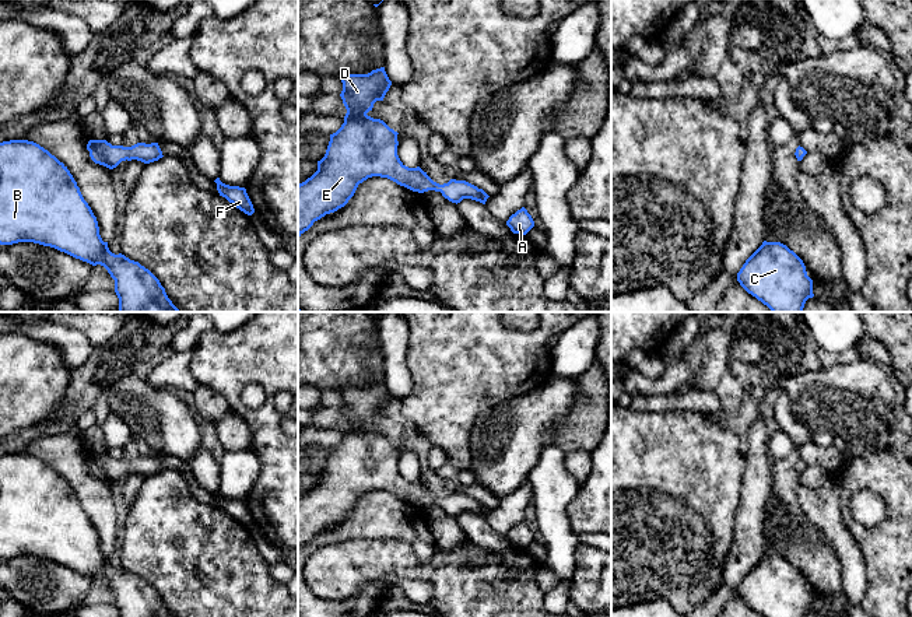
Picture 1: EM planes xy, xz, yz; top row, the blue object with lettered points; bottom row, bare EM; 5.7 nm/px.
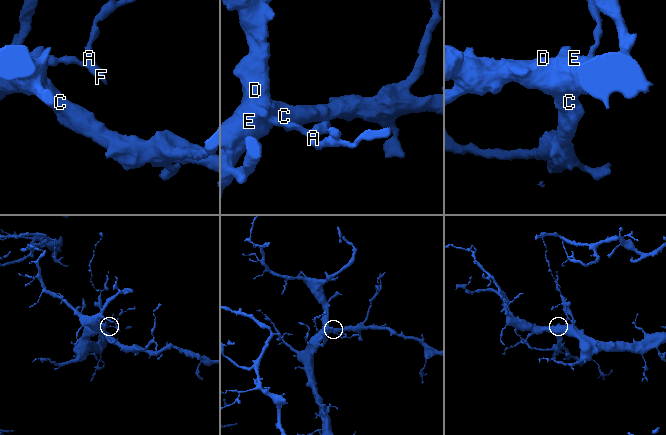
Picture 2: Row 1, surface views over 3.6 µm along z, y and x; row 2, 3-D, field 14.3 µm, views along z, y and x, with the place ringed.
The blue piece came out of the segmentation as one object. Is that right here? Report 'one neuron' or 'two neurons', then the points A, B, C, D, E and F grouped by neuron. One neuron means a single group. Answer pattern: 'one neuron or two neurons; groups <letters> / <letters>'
one neuron; groups A B C D E F

